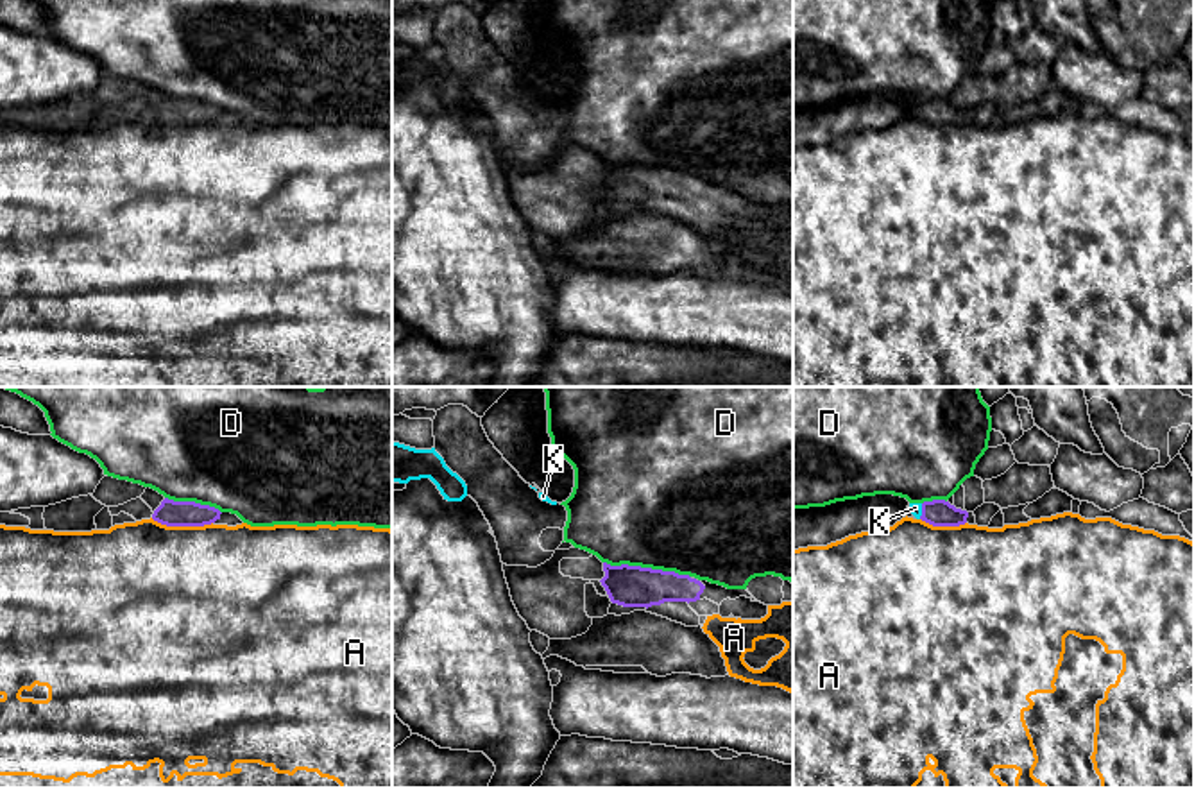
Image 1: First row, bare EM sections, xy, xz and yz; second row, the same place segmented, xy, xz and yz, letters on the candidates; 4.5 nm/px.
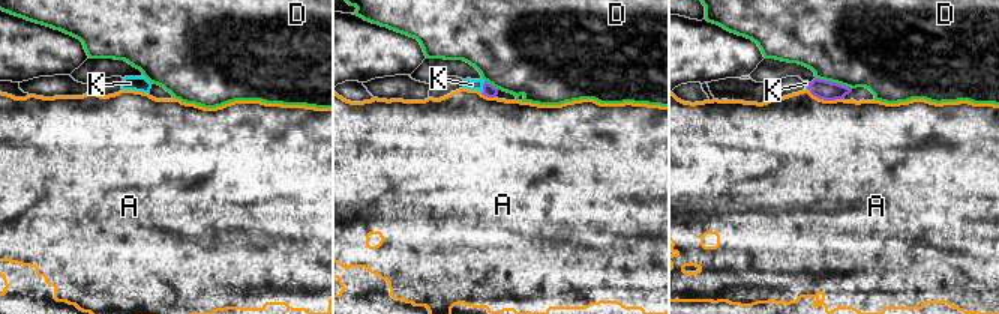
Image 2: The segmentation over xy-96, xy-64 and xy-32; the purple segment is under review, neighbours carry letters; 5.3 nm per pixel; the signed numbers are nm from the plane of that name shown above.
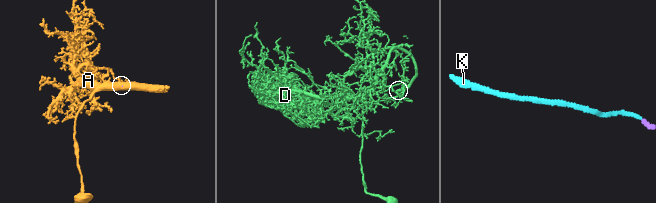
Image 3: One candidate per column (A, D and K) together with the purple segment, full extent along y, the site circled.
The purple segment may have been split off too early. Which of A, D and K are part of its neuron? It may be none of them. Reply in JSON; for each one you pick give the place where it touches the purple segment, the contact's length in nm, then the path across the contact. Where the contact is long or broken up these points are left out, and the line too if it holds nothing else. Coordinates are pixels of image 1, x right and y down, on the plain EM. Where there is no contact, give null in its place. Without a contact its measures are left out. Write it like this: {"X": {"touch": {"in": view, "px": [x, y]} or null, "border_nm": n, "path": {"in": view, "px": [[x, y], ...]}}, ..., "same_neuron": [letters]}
{"K": {"touch": {"in": "yz", "px": [922, 110]}, "border_nm": 70, "path": {"in": "yz", "px": [[938, 111], [922, 110], [915, 106]]}}, "same_neuron": ["K"]}

